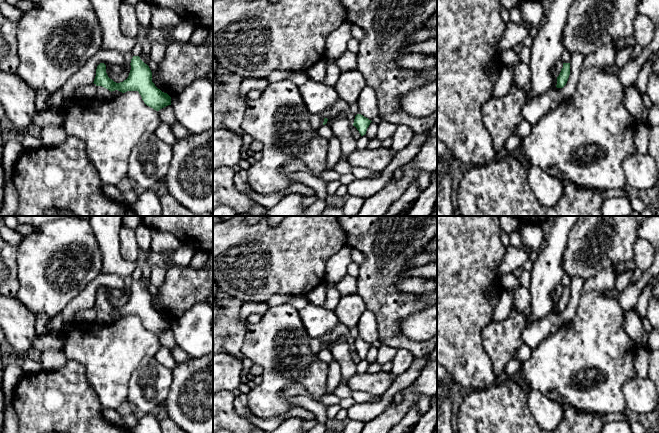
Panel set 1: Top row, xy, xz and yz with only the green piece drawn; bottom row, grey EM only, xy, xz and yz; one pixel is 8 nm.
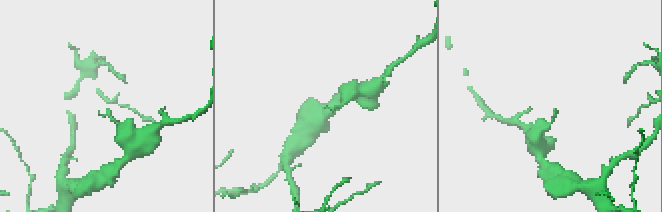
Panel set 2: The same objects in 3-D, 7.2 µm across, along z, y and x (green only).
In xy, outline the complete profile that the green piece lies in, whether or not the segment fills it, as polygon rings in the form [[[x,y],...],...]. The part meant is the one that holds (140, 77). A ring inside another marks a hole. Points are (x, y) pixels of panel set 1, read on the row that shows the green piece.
[[[139,56],[131,59],[131,70],[126,80],[120,83],[114,82],[106,73],[106,65],[100,63],[96,69],[94,84],[102,86],[109,91],[118,90],[122,93],[138,91],[144,103],[156,111],[171,105],[171,97],[158,89],[152,82],[152,72]]]

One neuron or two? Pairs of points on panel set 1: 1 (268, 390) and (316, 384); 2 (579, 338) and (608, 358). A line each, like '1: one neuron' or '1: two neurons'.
1: two neurons
2: one neuron

